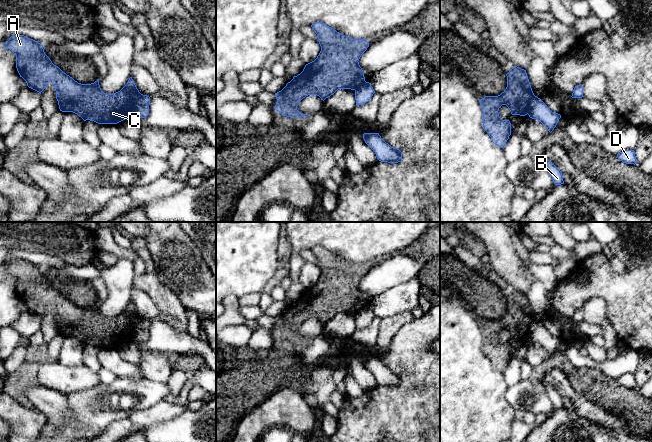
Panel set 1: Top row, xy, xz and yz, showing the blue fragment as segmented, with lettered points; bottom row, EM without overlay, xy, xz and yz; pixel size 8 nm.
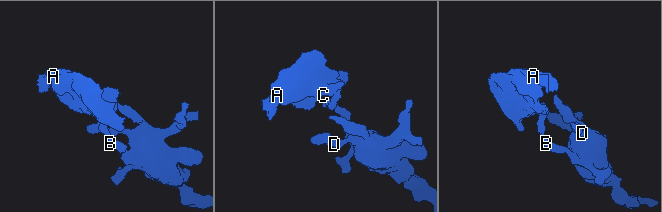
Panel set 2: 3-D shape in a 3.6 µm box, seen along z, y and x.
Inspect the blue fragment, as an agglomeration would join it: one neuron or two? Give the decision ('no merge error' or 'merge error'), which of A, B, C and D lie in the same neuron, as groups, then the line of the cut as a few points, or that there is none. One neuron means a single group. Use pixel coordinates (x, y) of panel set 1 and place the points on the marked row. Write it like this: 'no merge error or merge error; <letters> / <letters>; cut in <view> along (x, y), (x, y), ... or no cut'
merge error; A C / B D; cut in xy along (142, 94), (133, 104), (131, 116)

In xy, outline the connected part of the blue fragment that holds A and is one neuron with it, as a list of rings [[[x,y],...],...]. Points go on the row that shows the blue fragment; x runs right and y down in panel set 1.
[[[13,35],[5,42],[5,48],[10,49],[16,55],[17,71],[27,86],[41,94],[47,83],[51,82],[56,91],[56,99],[62,112],[73,112],[84,121],[90,120],[98,124],[117,124],[132,117],[133,104],[142,95],[137,89],[132,77],[127,84],[113,94],[104,93],[99,85],[99,80],[91,84],[81,84],[64,73],[54,65],[45,54],[43,45],[24,35]]]

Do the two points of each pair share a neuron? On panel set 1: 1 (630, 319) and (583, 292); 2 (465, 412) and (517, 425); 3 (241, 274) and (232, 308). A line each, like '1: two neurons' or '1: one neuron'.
1: one neuron
2: two neurons
3: two neurons

